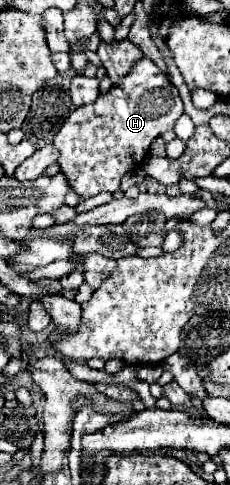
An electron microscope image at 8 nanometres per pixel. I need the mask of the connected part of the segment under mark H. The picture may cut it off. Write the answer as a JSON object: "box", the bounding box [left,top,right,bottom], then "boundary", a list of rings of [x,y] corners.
{"box":[52,56,184,198],"boundary":[[[142,56],[120,82],[114,82],[94,104],[76,108],[56,132],[52,144],[60,152],[58,162],[70,188],[82,198],[92,198],[100,192],[116,192],[126,172],[142,168],[152,140],[172,130],[182,114],[184,104],[178,90],[150,58]]]}

